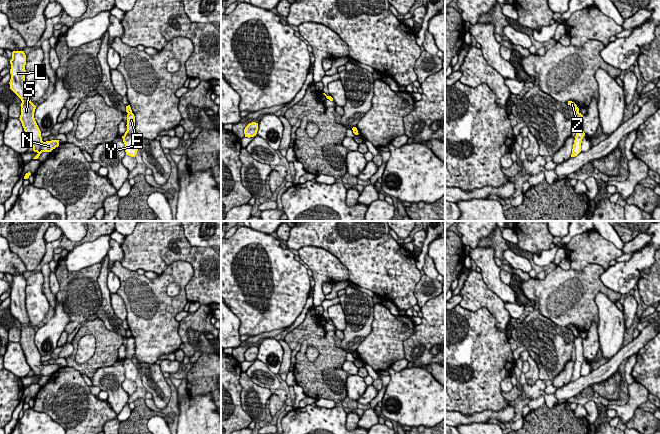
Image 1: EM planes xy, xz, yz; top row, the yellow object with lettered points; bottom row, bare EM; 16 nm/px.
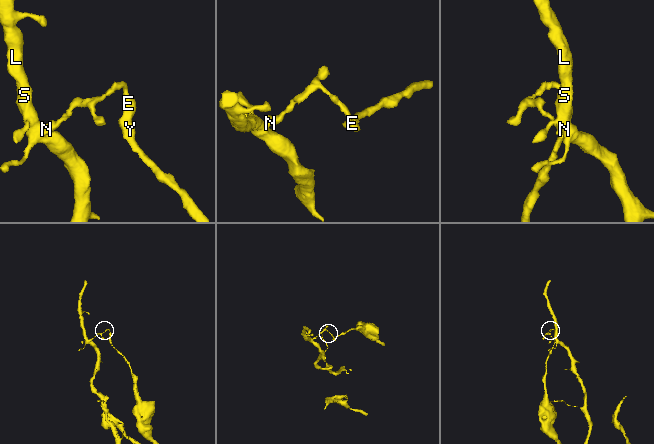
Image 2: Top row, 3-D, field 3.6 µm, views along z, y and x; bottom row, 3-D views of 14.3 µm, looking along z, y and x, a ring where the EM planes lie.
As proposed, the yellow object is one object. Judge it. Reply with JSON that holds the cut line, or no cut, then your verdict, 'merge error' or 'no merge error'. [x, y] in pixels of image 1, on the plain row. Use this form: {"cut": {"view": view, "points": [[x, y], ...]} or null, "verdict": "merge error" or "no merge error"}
{"cut": {"view": "yz", "points": [[578, 335], [575, 337]]}, "verdict": "merge error"}

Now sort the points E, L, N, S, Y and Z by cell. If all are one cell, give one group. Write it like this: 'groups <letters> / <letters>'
groups E Y / L N S Z

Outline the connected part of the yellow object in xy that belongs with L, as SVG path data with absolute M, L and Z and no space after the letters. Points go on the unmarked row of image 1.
M13 275L10 284L11 303L10 313L21 323L20 345L26 357L26 361L38 378L33 383L38 383L42 376L51 376L59 370L59 364L42 365L41 355L35 345L34 336L36 330L31 326L25 306L26 279L24 275Z

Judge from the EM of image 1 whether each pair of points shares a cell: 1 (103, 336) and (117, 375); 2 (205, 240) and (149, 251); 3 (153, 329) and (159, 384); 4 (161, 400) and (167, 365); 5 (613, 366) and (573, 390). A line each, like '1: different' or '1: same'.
1: different
2: different
3: different
4: different
5: same

